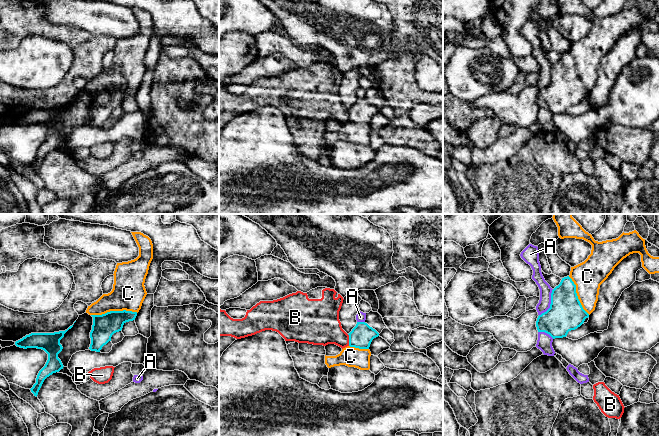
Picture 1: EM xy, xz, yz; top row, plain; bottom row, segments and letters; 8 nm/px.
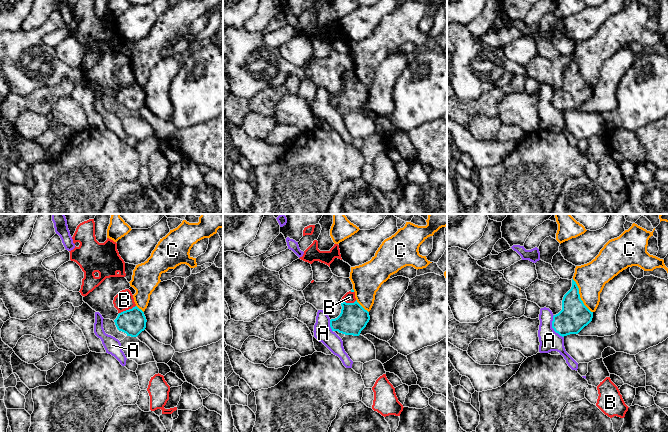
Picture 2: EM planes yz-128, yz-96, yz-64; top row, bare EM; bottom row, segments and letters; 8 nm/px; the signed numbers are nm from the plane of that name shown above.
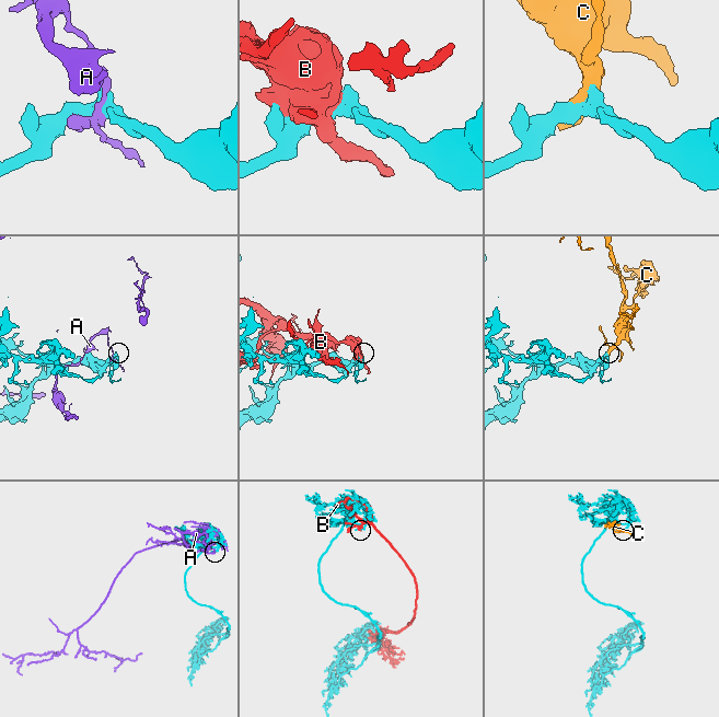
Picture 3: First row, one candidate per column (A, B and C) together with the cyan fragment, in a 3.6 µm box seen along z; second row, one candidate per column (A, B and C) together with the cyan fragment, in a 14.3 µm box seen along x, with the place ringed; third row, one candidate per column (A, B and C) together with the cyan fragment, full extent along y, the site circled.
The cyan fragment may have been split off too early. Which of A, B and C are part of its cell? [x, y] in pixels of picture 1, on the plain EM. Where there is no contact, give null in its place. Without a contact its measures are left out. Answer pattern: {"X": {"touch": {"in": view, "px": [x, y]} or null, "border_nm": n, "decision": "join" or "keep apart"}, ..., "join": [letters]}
{"A": {"touch": {"in": "yz", "px": [551, 79]}, "border_nm": 240, "decision": "keep apart"}, "B": {"touch": {"in": "xz", "px": [349, 116]}, "border_nm": 100, "decision": "keep apart"}, "C": {"touch": {"in": "xy", "px": [114, 87]}, "border_nm": 380, "decision": "join"}, "join": ["C"]}

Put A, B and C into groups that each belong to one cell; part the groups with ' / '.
A / B / C

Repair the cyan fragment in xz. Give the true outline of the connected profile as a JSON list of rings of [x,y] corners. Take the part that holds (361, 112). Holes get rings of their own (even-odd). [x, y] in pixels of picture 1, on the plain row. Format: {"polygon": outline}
{"polygon": [[[357,98],[348,111],[349,121],[336,132],[325,131],[325,140],[328,144],[346,141],[360,146],[369,146],[371,132],[369,123],[379,109],[365,98]]]}

